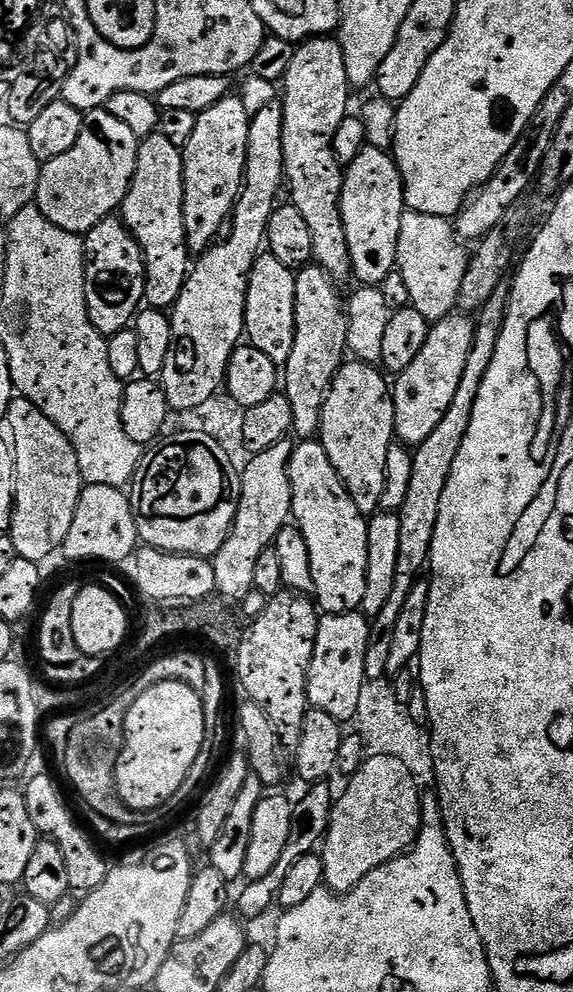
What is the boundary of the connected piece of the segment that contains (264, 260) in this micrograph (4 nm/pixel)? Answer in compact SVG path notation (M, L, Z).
M262 254L254 262L246 294L246 318L244 319L246 340L251 347L262 350L262 354L266 354L266 358L270 358L278 366L283 366L290 358L290 350L294 350L295 289L296 272L282 266L278 258L270 254Z

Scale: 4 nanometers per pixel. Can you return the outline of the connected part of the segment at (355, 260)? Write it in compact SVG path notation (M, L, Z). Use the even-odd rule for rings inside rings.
M365 145L358 158L347 165L340 209L350 246L353 279L363 287L379 287L395 271L401 216L406 210L400 169L385 149Z

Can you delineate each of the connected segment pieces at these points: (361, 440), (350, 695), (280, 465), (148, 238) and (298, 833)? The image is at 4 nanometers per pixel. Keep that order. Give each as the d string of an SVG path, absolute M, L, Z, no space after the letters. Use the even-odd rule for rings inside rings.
M355 358L341 364L328 391L318 433L334 470L338 470L350 498L354 498L354 506L365 518L380 508L382 490L386 490L386 450L390 450L396 436L392 390L383 375L377 365Z
M363 611L320 616L306 678L306 694L311 707L341 722L354 721L362 688L368 680L366 642L370 642L370 620Z
M291 439L270 446L270 450L262 450L251 457L248 465L243 465L240 478L240 501L238 514L234 518L234 526L222 542L222 550L211 557L216 579L216 592L225 601L240 602L246 594L255 589L254 569L258 558L267 548L273 547L278 538L278 530L289 523L292 514L292 483L288 467L294 447Z
M159 130L143 137L139 145L134 178L130 182L130 190L122 205L122 219L124 225L132 231L132 236L140 244L144 255L145 301L151 307L168 310L176 303L178 294L182 294L182 286L190 271L190 249L184 225L184 153Z
M327 781L311 785L308 791L299 802L293 805L291 826L289 837L286 840L285 849L278 858L278 863L270 874L264 875L258 880L246 884L246 888L238 898L237 913L243 918L258 918L279 897L282 883L286 880L286 875L294 866L295 862L302 857L311 855L323 841L325 833L328 831L329 818L332 816L332 805L334 803L334 791L332 792ZM316 847L316 848L315 848ZM246 917L246 918L245 918Z

